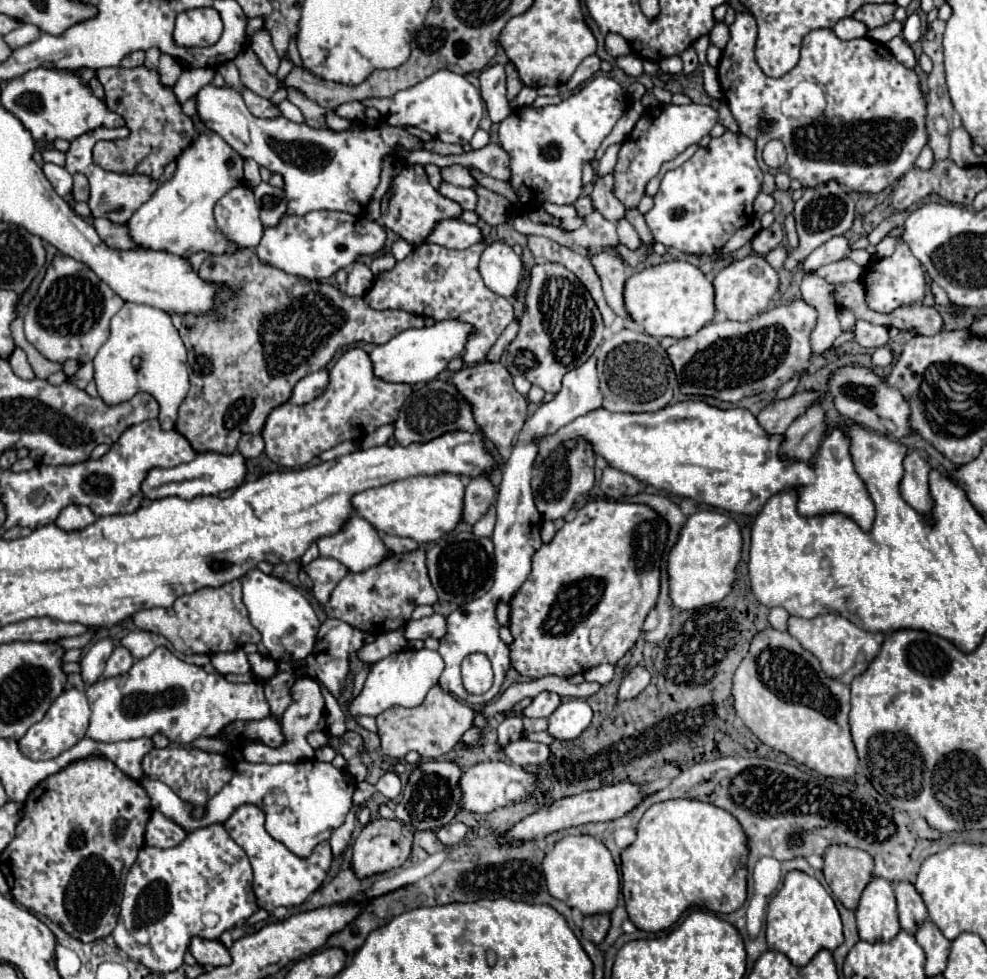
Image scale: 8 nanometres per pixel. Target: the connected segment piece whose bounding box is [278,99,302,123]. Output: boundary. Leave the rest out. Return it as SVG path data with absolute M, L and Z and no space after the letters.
M288 99L282 101L282 103L278 105L278 109L282 111L282 115L284 115L286 119L290 119L290 121L294 121L294 123L302 123L302 113L300 113L300 109L298 109L296 105L292 105Z

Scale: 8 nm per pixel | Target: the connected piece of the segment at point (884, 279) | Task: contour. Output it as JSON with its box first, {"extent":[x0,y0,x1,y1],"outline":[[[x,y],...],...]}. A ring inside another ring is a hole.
{"extent":[862,245,926,313],"outline":[[[898,245],[892,257],[876,261],[872,269],[866,271],[862,281],[866,285],[868,307],[880,313],[890,313],[900,305],[910,305],[914,301],[920,301],[926,293],[926,279],[924,271],[920,269],[920,261],[910,253],[910,249],[906,249],[906,245]]]}

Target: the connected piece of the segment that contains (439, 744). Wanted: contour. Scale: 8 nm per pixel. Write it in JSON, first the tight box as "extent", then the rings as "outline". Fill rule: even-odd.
{"extent":[376,685,474,761],"outline":[[[434,685],[428,691],[422,705],[412,709],[398,707],[398,705],[390,707],[376,717],[376,723],[378,723],[380,741],[382,741],[382,751],[392,759],[402,761],[408,751],[418,751],[422,759],[438,759],[440,755],[448,753],[458,743],[462,733],[470,729],[472,719],[474,719],[474,711],[466,703],[458,701],[440,685]]]}

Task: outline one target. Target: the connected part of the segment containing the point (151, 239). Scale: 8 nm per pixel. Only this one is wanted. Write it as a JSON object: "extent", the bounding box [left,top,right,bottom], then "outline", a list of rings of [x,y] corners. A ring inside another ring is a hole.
{"extent":[128,133,244,259],"outline":[[[202,133],[178,155],[176,165],[172,179],[162,183],[128,221],[132,239],[142,249],[160,249],[186,259],[198,251],[236,253],[238,245],[222,235],[212,209],[224,193],[244,181],[244,159],[220,135]]]}

